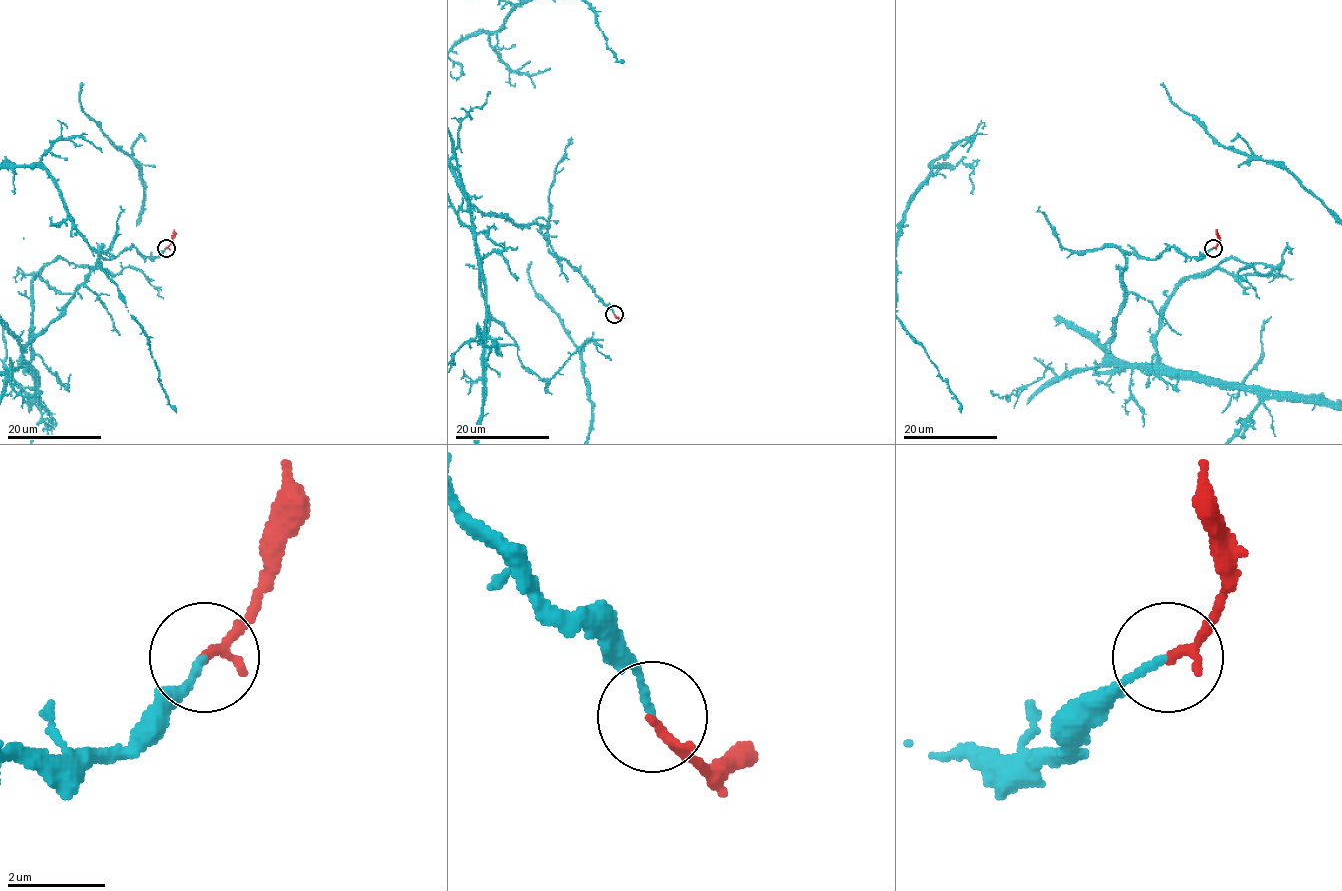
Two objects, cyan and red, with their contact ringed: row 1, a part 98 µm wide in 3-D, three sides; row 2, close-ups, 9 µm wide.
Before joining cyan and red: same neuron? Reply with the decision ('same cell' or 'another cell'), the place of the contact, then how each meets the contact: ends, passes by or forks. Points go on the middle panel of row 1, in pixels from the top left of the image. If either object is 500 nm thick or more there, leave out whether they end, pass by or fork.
same cell; at (614, 314); cyan ends there; red ends there

